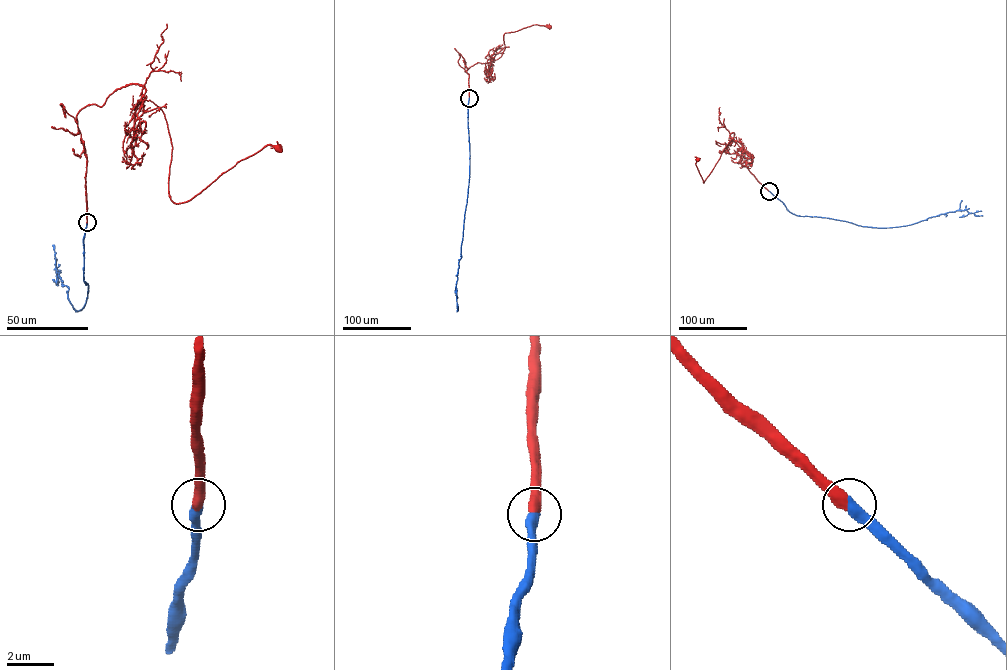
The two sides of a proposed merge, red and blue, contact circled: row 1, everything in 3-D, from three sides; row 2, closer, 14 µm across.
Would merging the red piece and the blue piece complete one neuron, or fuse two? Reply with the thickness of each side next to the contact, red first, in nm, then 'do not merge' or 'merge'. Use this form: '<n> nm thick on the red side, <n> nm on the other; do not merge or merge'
480 nm thick on the red side, 460 nm on the other; merge

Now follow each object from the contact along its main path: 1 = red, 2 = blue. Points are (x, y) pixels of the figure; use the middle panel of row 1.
1: (469, 97), (469, 74), (464, 71), (477, 62), (499, 58), (505, 48), (504, 34), (535, 24), (549, 27)
2: (469, 98), (469, 180), (456, 285), (457, 312)

